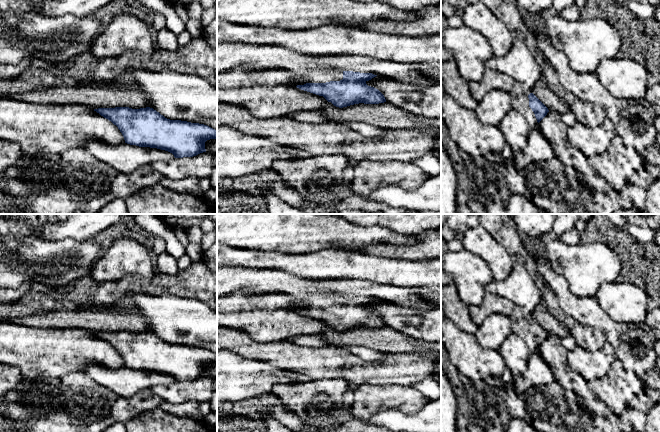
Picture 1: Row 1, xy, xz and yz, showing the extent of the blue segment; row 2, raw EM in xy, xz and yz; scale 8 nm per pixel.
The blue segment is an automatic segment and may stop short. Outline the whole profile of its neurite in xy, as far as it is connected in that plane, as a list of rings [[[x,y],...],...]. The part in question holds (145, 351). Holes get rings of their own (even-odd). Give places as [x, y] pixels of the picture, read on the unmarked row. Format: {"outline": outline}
{"outline": [[[153,332],[94,333],[122,357],[125,367],[168,375],[175,382],[206,376],[205,366],[217,363],[217,354],[199,347],[165,342]]]}

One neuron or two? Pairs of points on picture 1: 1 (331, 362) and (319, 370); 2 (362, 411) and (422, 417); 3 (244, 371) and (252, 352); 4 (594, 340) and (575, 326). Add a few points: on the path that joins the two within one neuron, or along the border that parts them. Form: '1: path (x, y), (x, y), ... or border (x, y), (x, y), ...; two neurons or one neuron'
1: path (328, 362), (322, 367); one neuron
2: border (399, 408), (381, 408), (363, 420); two neurons
3: border (227, 350), (243, 357), (258, 359), (272, 364); two neurons
4: path (589, 339), (580, 331); one neuron

